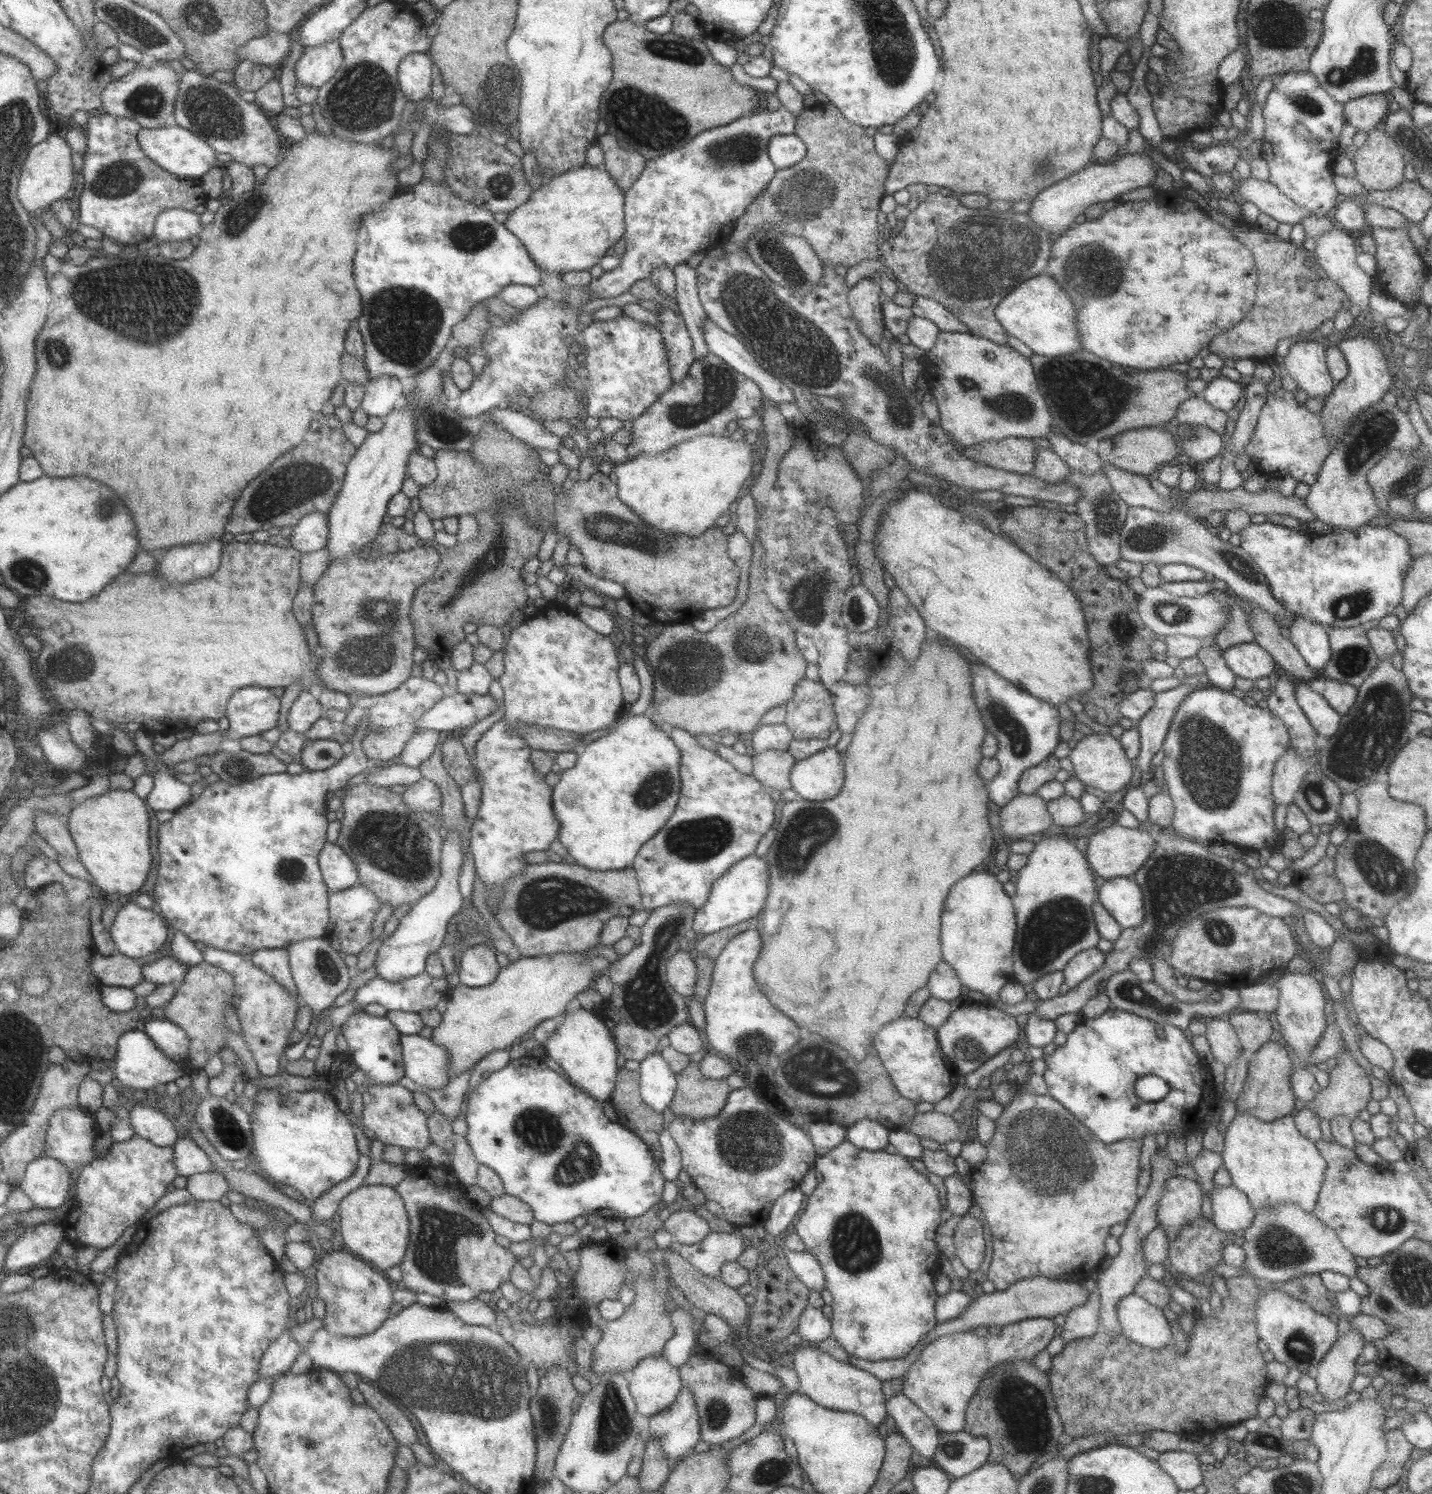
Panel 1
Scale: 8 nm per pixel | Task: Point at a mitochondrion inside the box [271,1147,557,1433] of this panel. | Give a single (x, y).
(438, 1230)

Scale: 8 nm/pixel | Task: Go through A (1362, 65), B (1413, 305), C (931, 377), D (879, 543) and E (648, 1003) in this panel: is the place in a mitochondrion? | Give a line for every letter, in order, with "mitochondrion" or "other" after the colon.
A: mitochondrion
B: other
C: other
D: other
E: mitochondrion

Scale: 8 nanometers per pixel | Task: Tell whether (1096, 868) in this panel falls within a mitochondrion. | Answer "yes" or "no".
no

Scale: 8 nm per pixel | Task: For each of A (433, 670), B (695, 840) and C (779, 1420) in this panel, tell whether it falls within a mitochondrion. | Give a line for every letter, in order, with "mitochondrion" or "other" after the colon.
A: other
B: mitochondrion
C: other

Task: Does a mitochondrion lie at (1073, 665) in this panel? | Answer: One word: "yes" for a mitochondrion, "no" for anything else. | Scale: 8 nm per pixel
no

